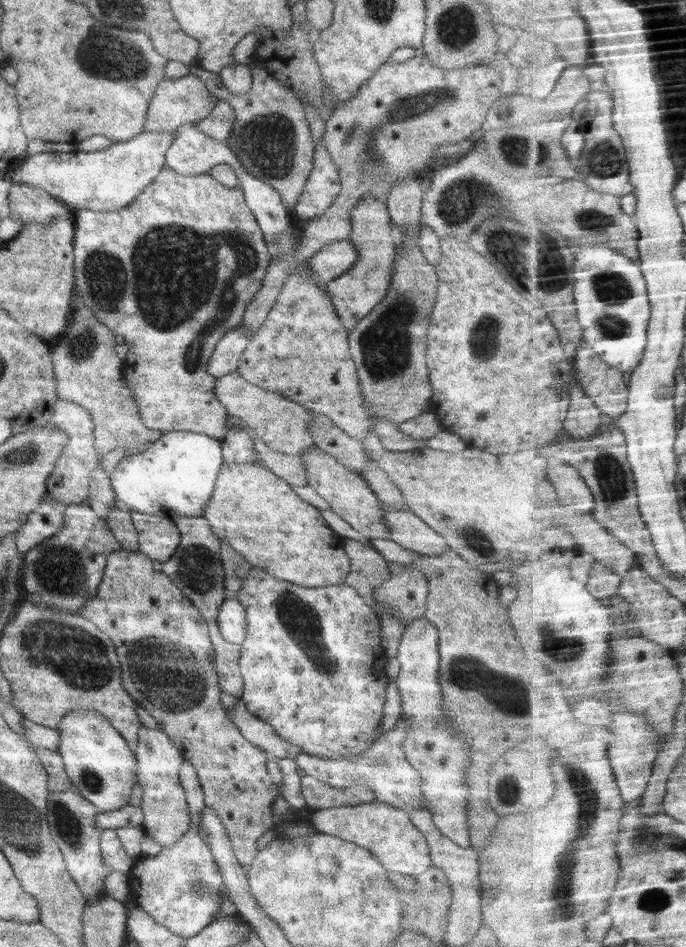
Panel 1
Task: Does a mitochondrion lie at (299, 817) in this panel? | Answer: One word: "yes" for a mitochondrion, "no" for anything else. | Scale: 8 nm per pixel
no

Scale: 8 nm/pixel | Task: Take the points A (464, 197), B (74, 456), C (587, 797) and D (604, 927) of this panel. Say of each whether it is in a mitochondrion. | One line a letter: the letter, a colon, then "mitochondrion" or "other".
A: mitochondrion
B: mitochondrion
C: mitochondrion
D: other

